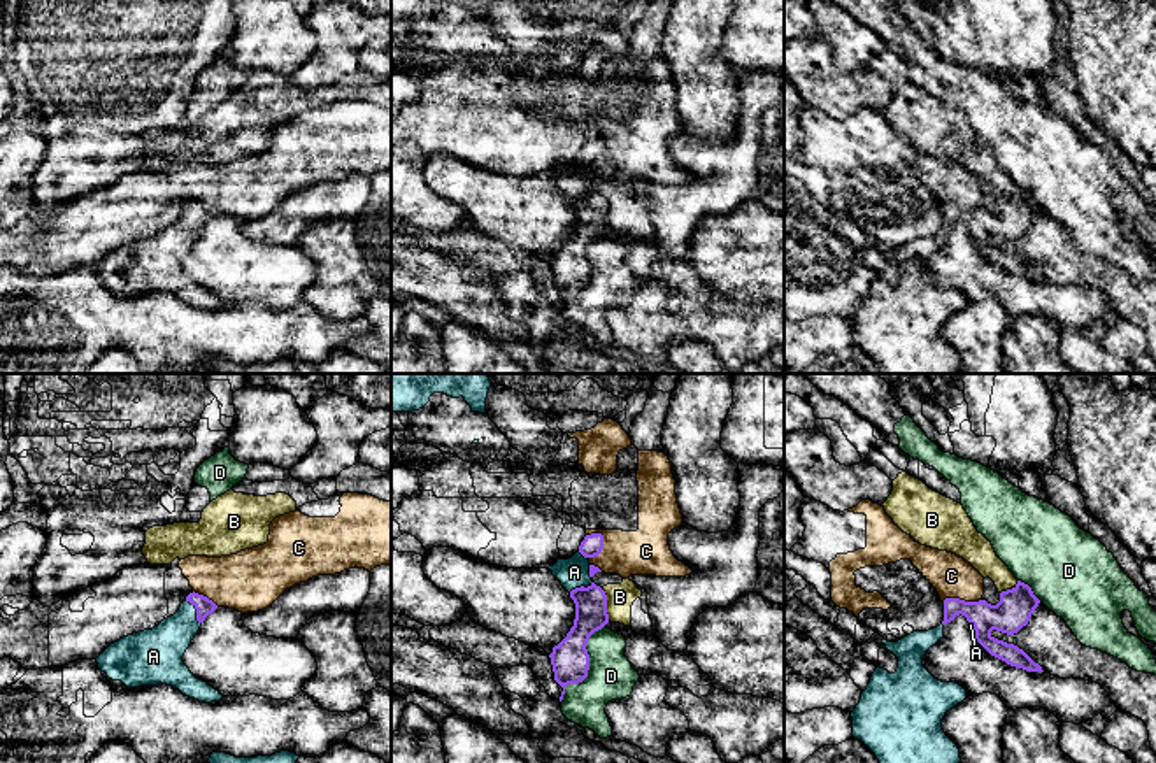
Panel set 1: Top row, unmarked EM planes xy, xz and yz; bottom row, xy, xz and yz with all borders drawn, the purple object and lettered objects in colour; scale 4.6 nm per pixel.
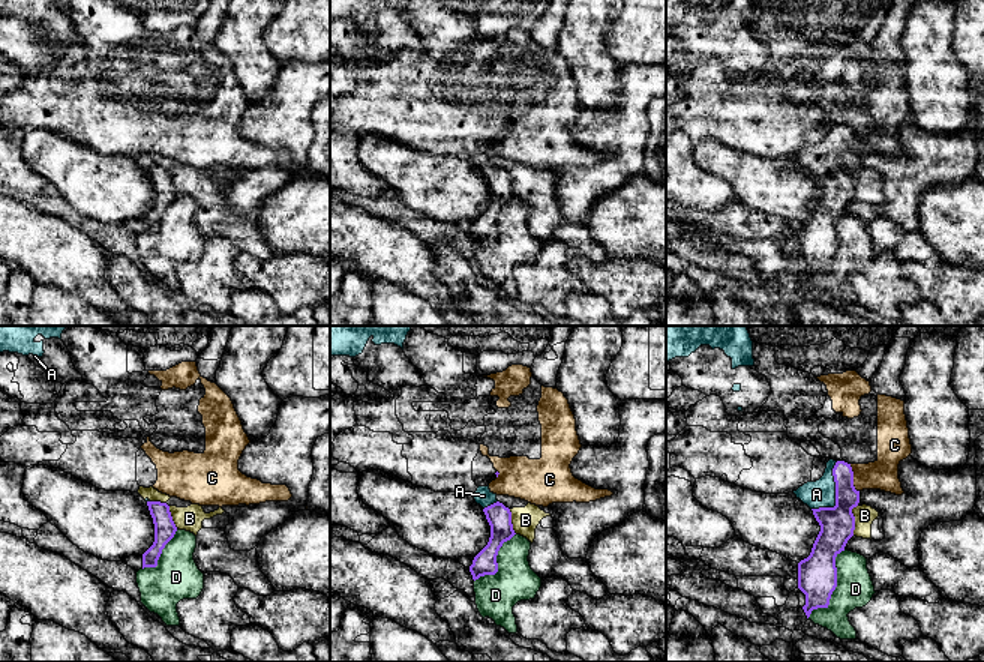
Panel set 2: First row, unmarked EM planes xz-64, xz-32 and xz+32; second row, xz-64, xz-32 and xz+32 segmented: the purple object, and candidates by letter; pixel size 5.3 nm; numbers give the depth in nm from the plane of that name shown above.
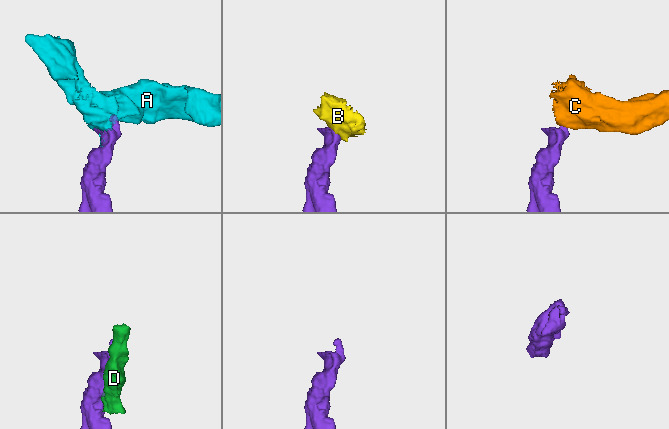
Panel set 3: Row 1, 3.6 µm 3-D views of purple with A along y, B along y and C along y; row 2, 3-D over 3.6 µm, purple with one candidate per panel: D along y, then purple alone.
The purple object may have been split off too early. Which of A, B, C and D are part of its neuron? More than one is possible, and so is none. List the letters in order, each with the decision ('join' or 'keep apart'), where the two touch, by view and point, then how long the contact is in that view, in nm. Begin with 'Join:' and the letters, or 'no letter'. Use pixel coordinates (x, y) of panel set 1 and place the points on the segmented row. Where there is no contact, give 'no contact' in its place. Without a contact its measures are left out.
Join: A
A: join | xy (197, 611) | 130 nm
B: keep apart | xz (606, 604) | 160 nm
C: keep apart | xz (602, 548) | 140 nm
D: keep apart | xz (588, 665) | 420 nm

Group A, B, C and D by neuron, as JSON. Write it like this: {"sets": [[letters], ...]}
{"sets": [["A"], ["B"], ["C"], ["D"]]}

